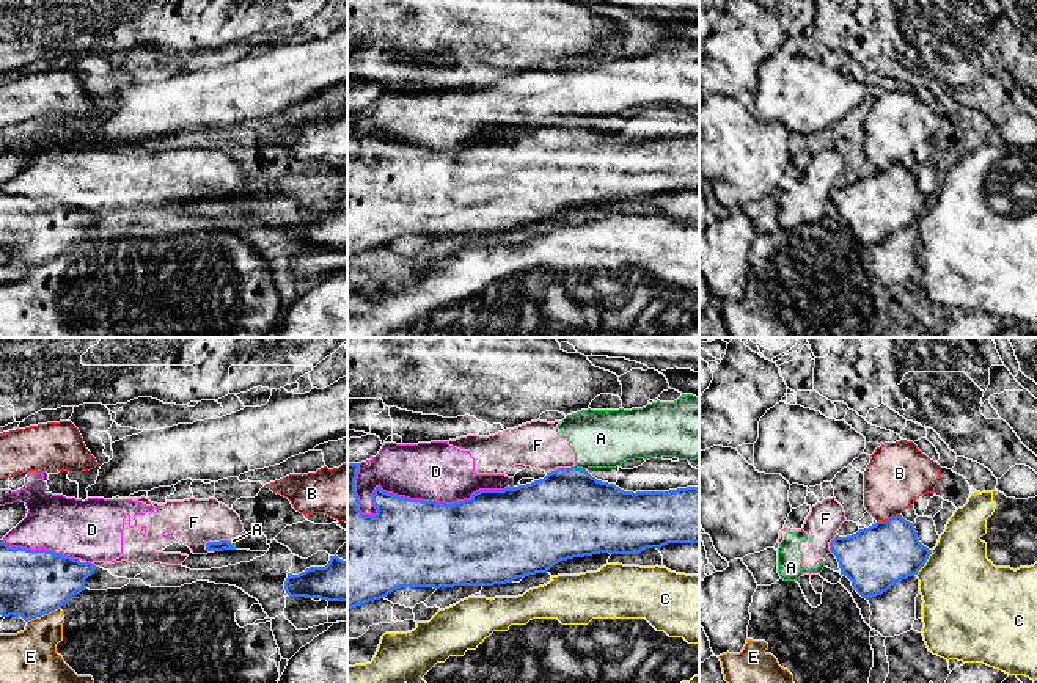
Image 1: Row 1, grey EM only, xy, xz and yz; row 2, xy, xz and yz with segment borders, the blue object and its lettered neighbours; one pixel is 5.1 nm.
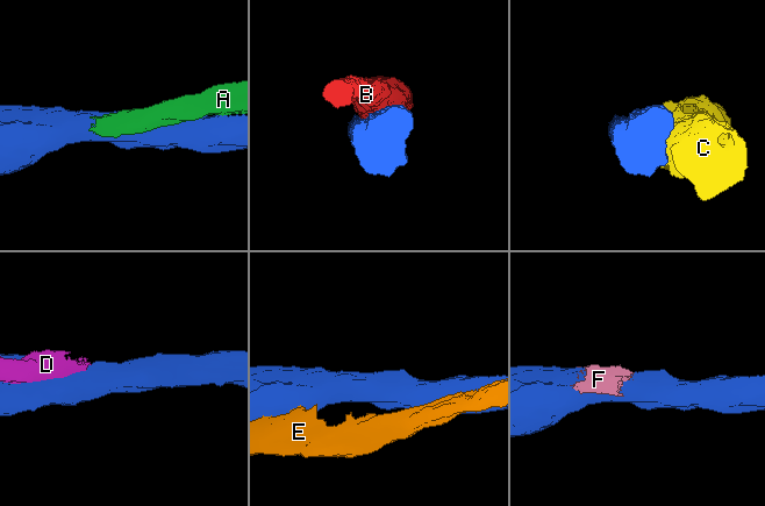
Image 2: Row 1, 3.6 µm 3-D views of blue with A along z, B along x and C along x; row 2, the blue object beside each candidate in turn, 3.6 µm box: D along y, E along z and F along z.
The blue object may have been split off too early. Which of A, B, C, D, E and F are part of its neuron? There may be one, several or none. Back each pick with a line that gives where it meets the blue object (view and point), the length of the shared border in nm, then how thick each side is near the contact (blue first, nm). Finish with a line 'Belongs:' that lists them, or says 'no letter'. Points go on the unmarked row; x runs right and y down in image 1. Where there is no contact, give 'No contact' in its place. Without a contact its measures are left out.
Belongs: no letter

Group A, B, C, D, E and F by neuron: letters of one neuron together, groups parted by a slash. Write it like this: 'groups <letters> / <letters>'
groups A D F / B / C / E

